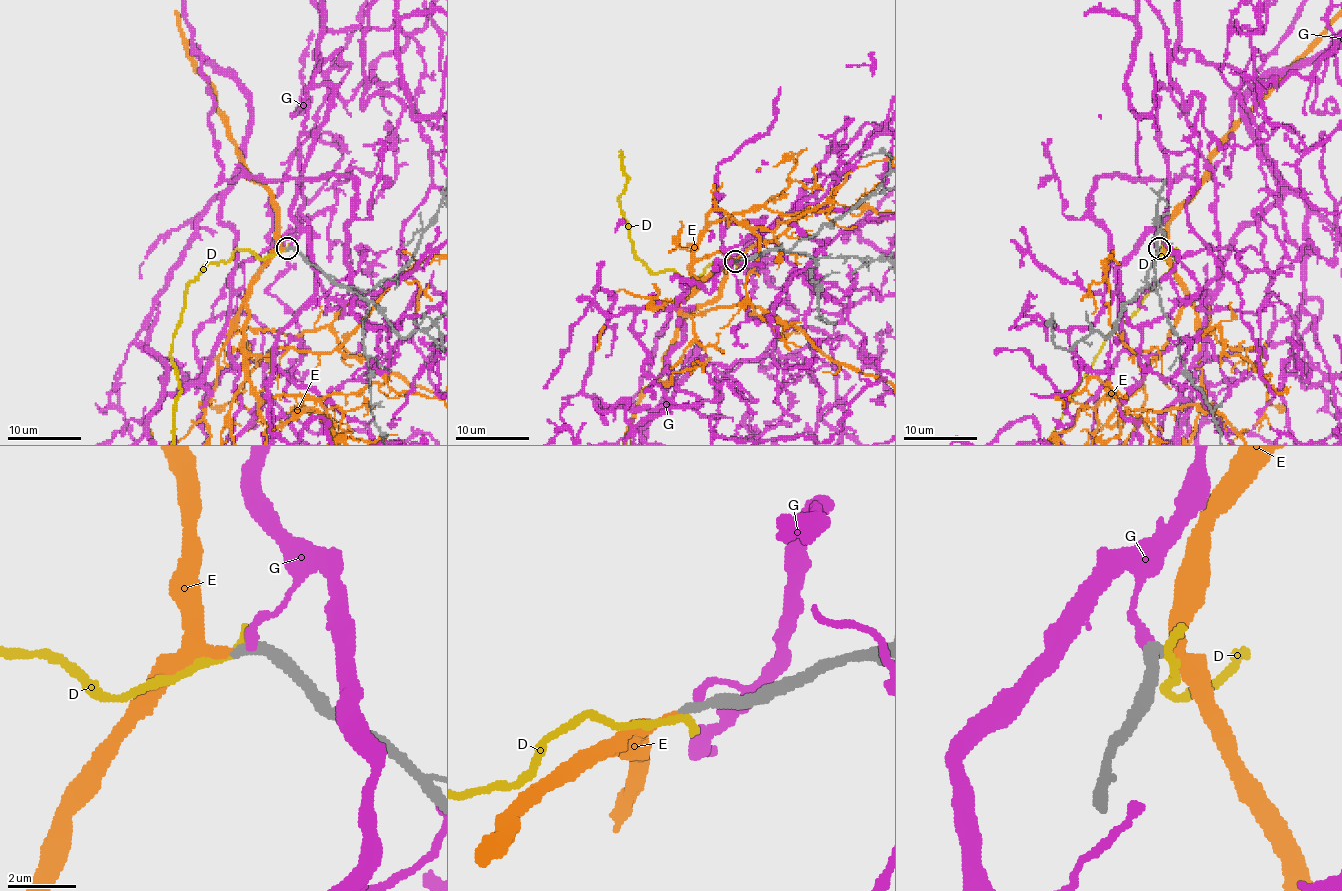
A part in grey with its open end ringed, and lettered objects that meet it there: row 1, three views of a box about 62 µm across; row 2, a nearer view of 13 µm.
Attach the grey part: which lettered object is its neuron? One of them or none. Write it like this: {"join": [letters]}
{"join": ["E"]}

